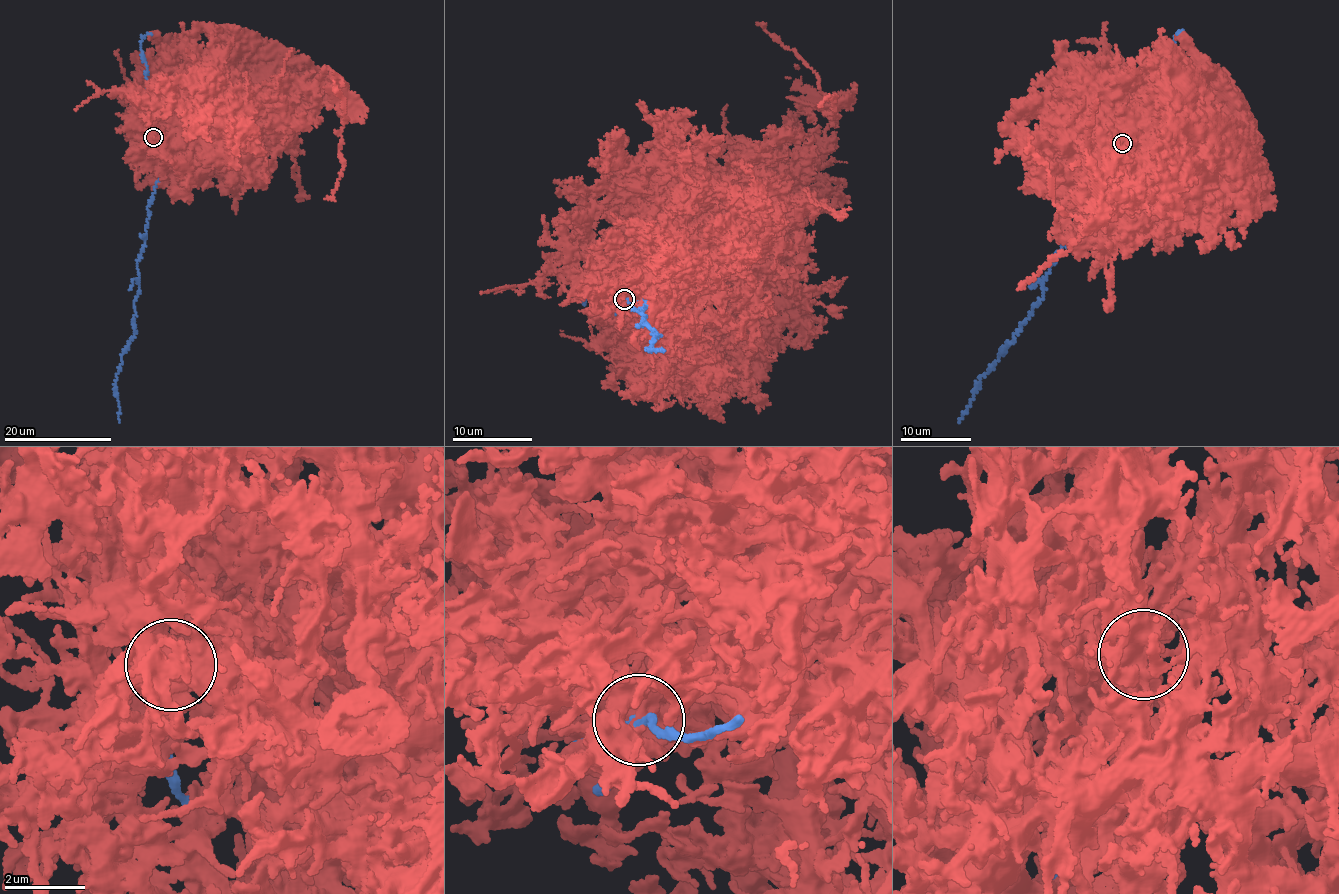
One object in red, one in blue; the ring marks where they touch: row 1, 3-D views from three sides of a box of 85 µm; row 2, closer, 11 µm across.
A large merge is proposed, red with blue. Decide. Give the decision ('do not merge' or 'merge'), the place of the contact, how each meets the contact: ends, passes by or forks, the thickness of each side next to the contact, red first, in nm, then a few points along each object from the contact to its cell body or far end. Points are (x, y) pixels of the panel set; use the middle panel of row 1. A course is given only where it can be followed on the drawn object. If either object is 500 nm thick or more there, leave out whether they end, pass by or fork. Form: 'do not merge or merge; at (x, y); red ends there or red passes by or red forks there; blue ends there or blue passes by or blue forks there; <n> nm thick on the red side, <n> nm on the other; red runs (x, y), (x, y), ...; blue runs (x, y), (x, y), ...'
do not merge; at (624, 299); red forks there; blue passes by; 190 nm thick on the red side, 200 nm on the other; red runs (624, 299), (657, 255), (699, 241), (728, 180), (766, 164), (802, 110), (837, 115), (835, 96), (818, 107); blue runs (624, 299), (645, 300), (641, 323), (660, 336), (647, 349), (664, 350)

